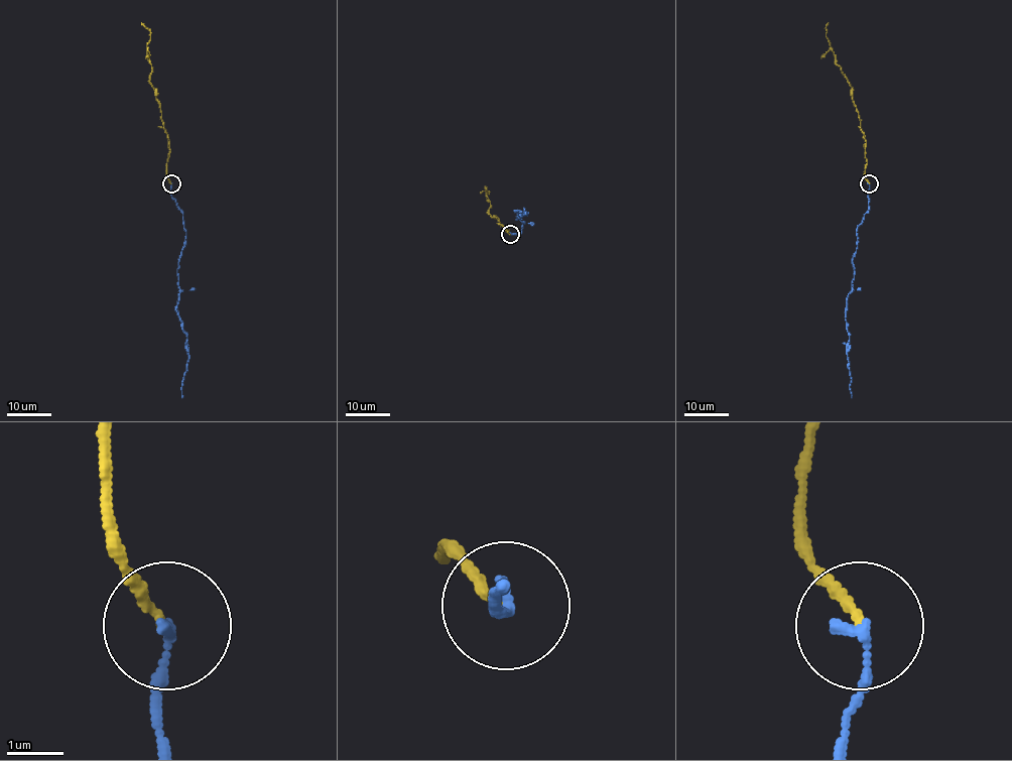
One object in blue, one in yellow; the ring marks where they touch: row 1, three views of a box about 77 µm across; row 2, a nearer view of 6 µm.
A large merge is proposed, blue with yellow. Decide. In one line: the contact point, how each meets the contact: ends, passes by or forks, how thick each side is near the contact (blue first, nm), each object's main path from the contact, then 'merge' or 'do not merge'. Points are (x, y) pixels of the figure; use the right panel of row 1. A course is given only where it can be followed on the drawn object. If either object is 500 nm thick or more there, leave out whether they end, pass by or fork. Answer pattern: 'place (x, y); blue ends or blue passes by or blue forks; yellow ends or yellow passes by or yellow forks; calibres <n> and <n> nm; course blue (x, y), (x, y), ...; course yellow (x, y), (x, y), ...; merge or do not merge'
place (869, 183); blue ends; yellow ends; calibres 180 and 140 nm; course blue (869, 183), (868, 211), (856, 232), (852, 291), (846, 308), (852, 397); course yellow (869, 183), (865, 178), (866, 140), (853, 101), (853, 90), (836, 62), (826, 36), (828, 22); merge

